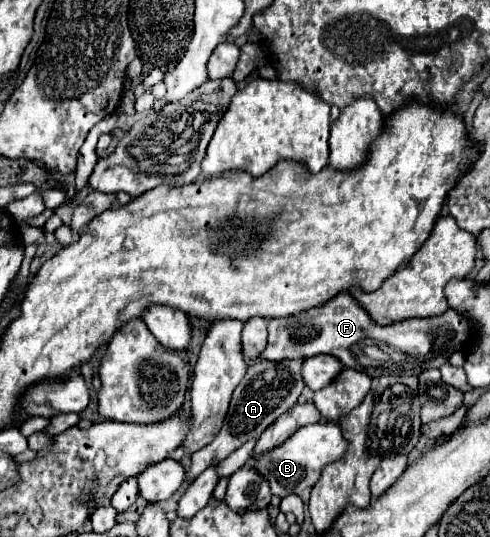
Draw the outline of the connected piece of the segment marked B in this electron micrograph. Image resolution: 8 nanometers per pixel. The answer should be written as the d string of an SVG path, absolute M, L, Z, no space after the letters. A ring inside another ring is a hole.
M315 423L315 425L305 425L297 429L283 445L261 453L251 459L251 467L269 483L271 493L277 497L287 497L291 493L301 493L317 483L317 477L321 469L327 463L333 463L345 455L347 441L341 435L341 429L337 423Z

